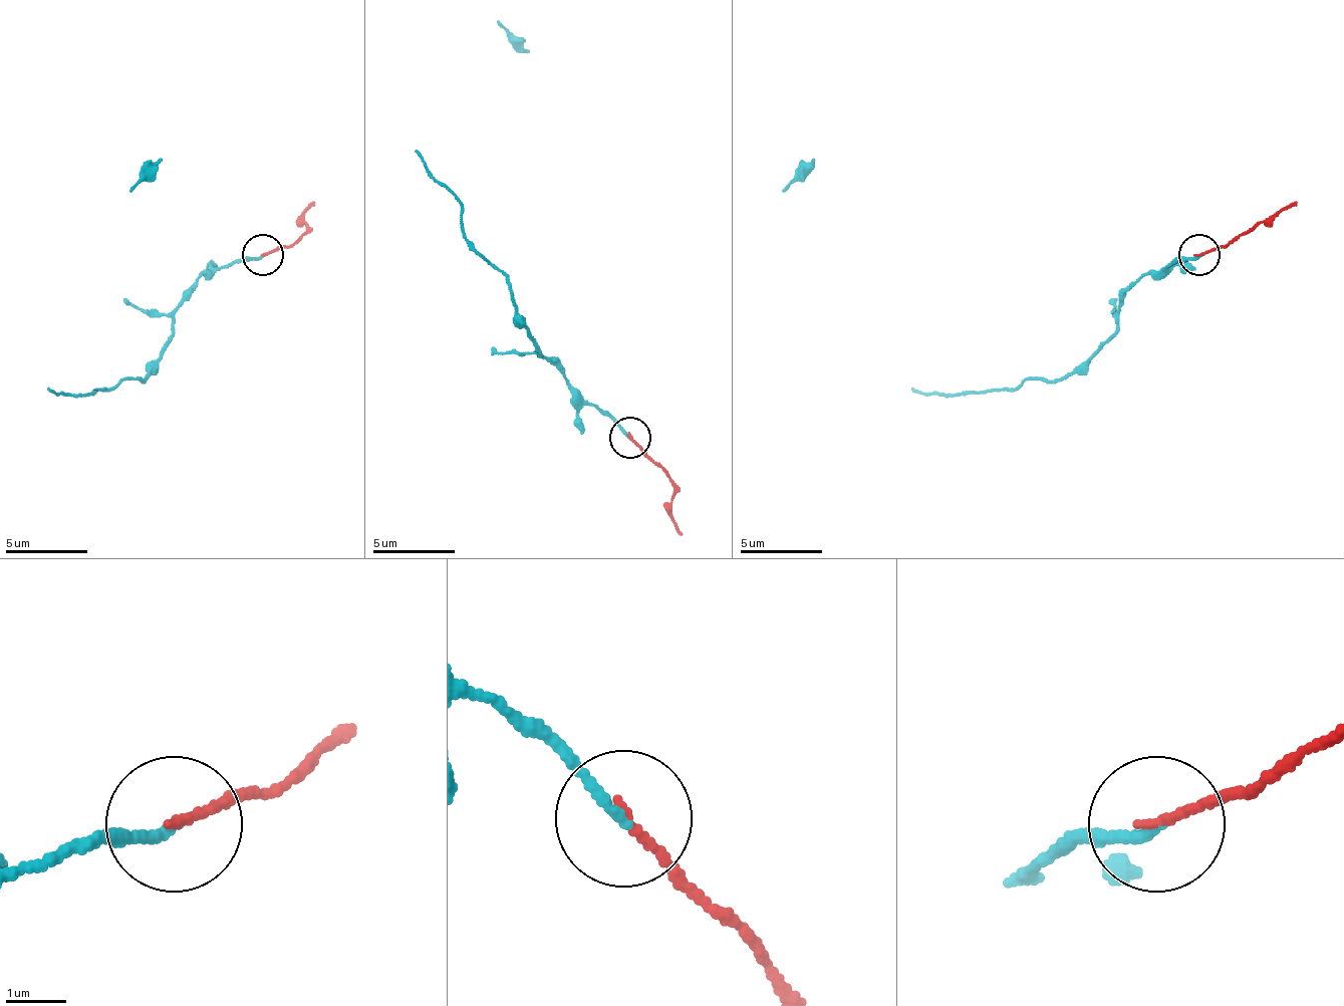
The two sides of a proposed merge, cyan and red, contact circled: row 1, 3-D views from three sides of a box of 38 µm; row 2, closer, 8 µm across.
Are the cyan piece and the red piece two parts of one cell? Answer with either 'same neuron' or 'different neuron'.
same neuron

